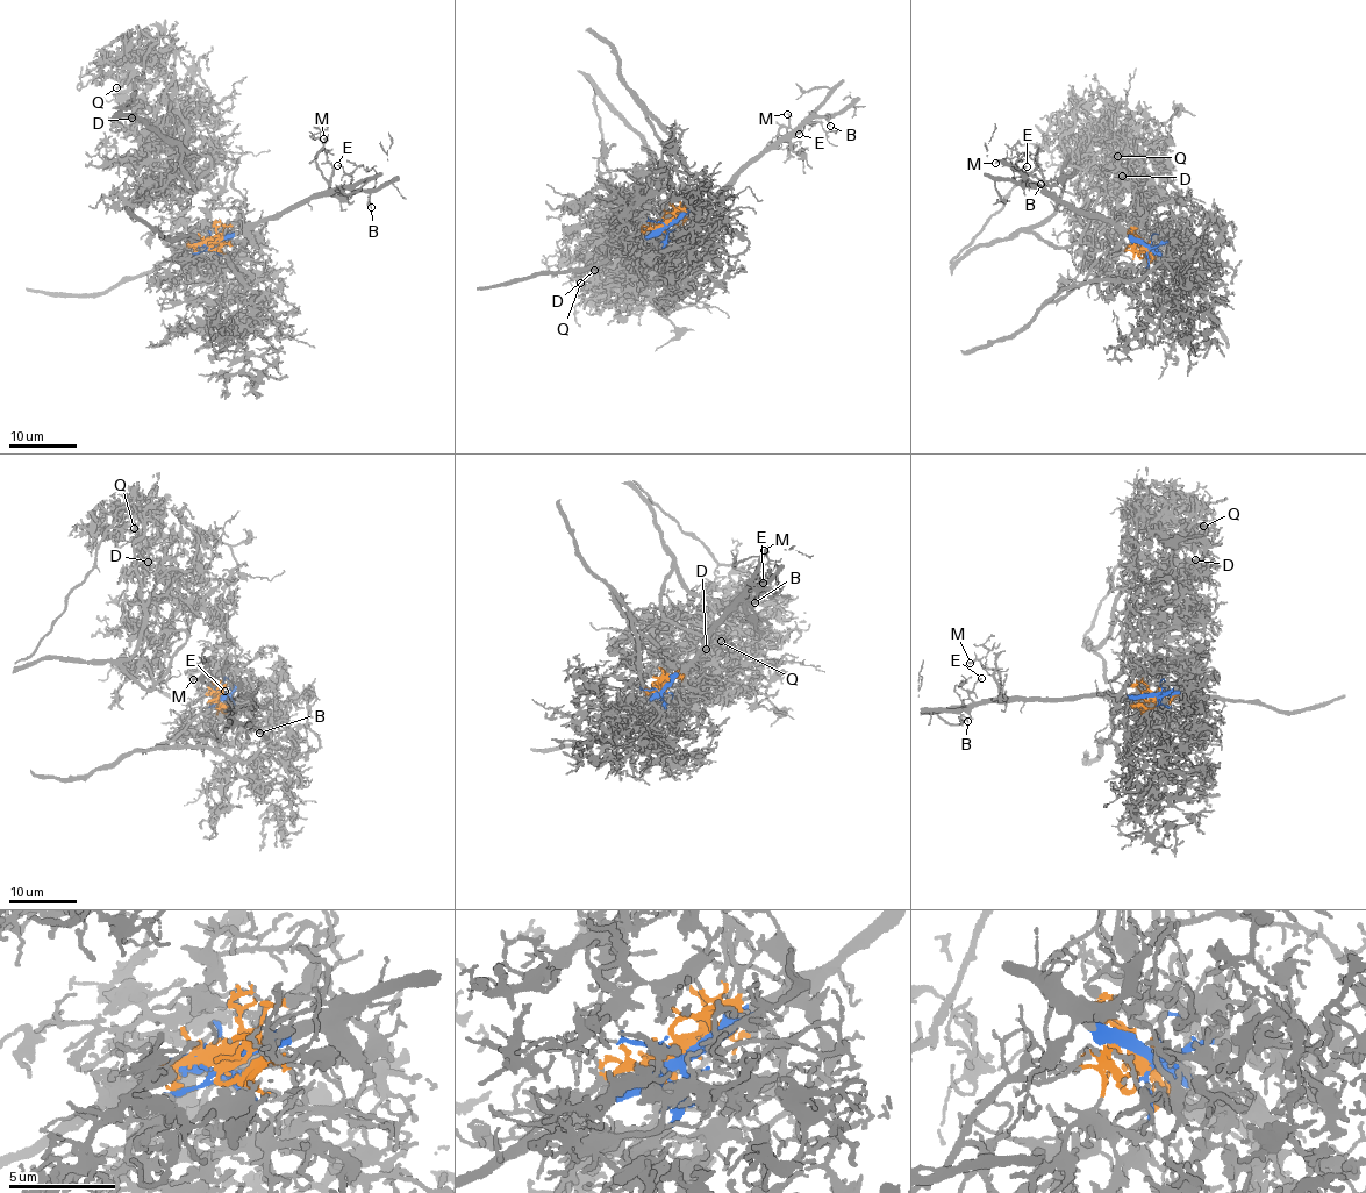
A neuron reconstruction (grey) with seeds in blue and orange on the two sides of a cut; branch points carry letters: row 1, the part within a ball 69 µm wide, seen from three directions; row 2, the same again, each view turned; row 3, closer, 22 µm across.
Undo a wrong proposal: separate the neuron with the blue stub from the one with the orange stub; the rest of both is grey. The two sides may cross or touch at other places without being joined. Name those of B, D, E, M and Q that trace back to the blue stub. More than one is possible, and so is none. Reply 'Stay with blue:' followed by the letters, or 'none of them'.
Stay with blue: B, E, M

